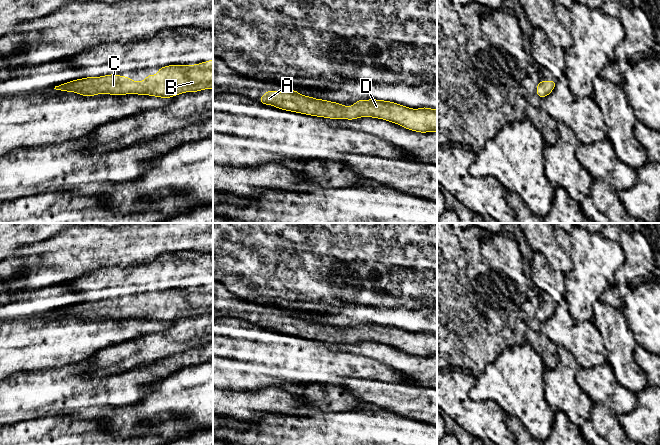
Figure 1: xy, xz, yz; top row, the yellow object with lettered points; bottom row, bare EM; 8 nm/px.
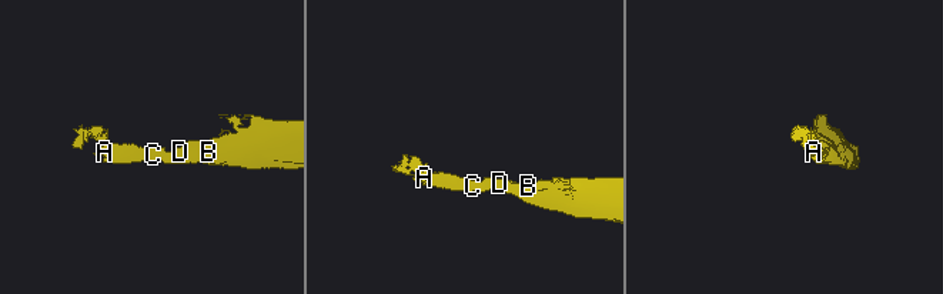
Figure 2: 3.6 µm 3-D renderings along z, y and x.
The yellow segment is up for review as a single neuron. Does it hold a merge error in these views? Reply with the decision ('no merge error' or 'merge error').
no merge error

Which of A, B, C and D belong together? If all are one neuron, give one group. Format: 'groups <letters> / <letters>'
groups A B C D

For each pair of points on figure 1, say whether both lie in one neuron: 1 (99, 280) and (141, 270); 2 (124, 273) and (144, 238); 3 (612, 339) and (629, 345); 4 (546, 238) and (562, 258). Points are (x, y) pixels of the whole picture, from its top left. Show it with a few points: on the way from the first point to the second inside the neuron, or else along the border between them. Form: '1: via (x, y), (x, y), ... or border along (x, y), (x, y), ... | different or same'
1: via (109, 279), (125, 279), (131, 276) | same
2: border along (151, 261), (145, 264), (114, 268) | different
3: via (616, 339), (622, 345), (625, 345) | same
4: via (547, 243), (557, 253) | same

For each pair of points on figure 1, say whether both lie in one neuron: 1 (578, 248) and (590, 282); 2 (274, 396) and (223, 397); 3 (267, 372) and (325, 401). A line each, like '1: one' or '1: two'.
1: one
2: one
3: two

